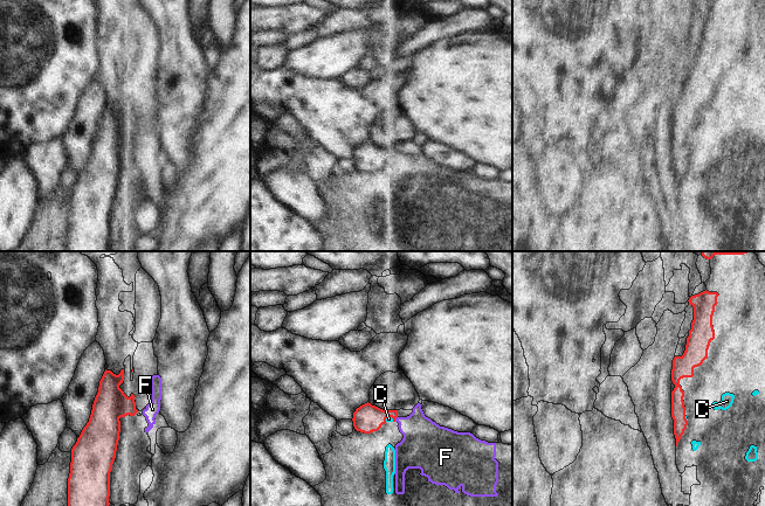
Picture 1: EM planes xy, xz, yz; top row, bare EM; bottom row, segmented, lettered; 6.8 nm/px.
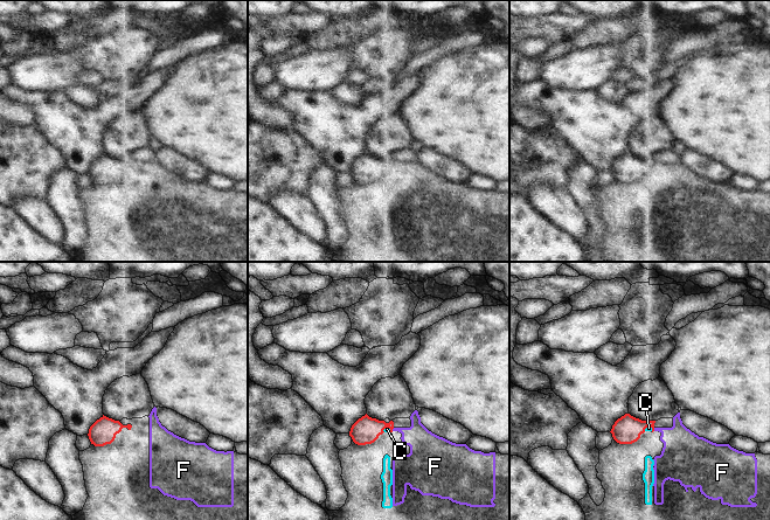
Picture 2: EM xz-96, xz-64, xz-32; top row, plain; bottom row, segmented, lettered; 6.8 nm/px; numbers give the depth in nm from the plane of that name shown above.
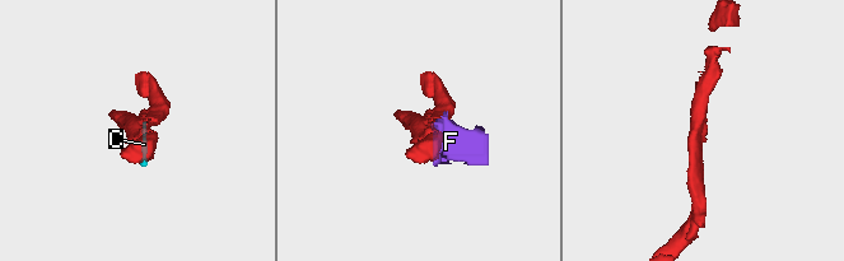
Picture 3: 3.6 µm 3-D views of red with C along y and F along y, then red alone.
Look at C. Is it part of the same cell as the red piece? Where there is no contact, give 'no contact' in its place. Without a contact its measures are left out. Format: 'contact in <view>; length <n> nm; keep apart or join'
contact in xz; length 70 nm; keep apart

